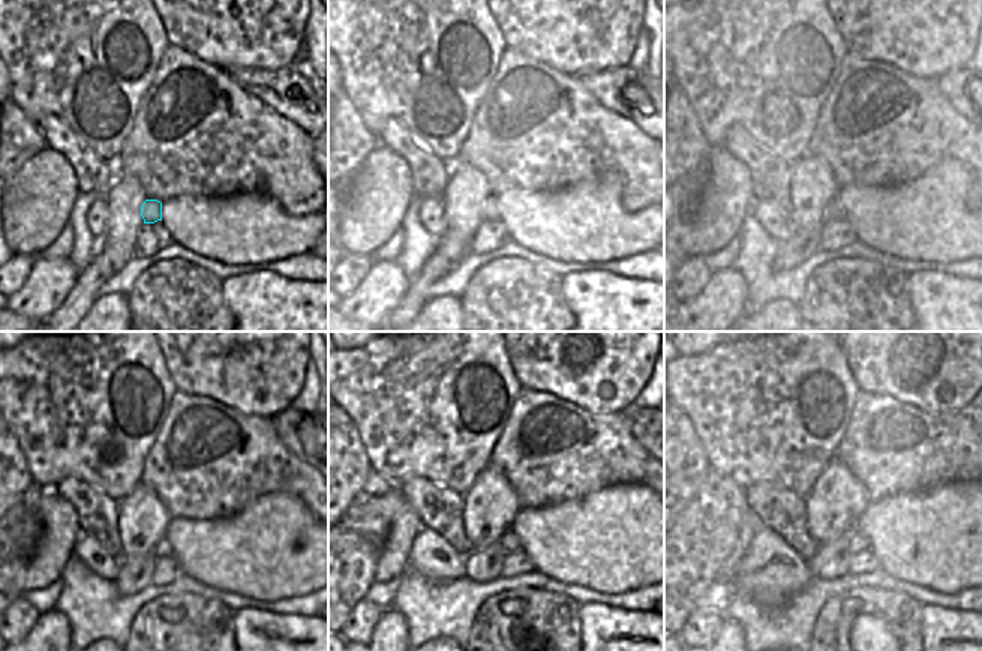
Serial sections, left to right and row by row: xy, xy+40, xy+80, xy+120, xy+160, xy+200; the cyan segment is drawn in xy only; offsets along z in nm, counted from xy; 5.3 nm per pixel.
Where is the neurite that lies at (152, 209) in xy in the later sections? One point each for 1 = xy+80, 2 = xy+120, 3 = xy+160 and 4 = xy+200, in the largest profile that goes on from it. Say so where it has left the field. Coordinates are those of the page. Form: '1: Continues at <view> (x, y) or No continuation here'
1: Continues at xy+80 (834, 210)
2: Continues at xy+120 (167, 545)
3: Continues at xy+160 (510, 542)
4: Continues at xy+200 (858, 542)

